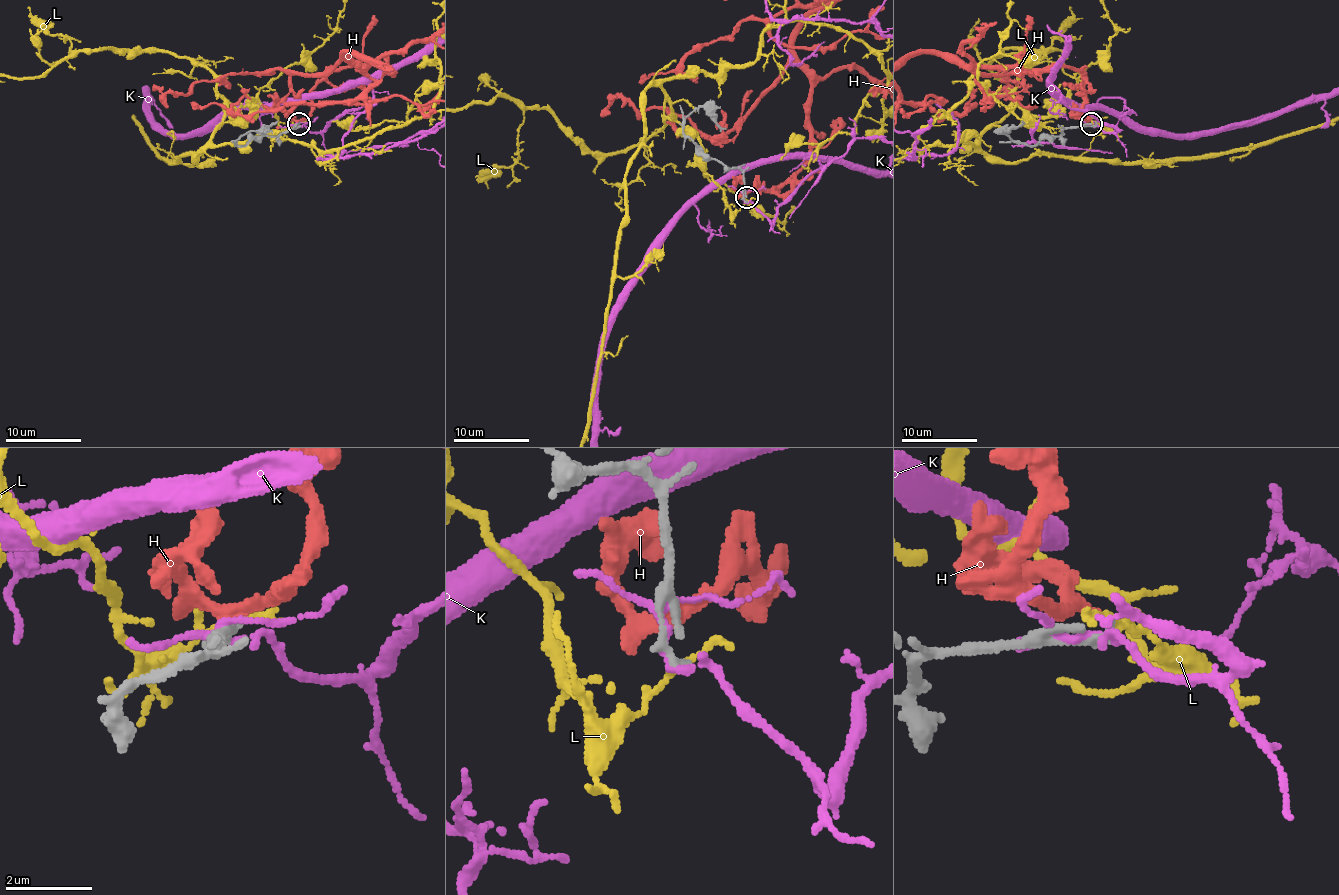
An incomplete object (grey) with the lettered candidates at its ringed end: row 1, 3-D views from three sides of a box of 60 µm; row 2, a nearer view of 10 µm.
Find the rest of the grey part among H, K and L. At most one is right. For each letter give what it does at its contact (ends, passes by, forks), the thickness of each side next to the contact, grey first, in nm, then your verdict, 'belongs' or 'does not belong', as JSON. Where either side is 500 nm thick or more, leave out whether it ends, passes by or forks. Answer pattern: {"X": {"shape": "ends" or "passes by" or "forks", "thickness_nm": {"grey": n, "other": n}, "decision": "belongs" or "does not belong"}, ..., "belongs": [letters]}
{"H": {"shape": "passes by", "thickness_nm": {"grey": 240, "other": 320}, "decision": "does not belong"}, "K": {"shape": "forks", "thickness_nm": {"grey": 200, "other": 140}, "decision": "does not belong"}, "L": {"shape": "forks", "thickness_nm": {"grey": 190, "other": 90}, "decision": "does not belong"}, "belongs": []}

